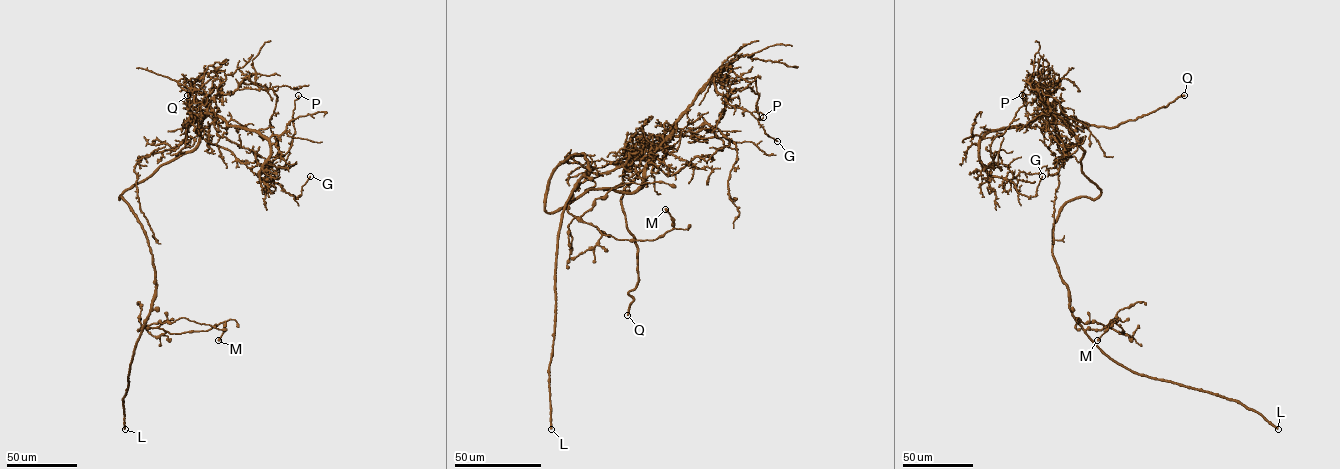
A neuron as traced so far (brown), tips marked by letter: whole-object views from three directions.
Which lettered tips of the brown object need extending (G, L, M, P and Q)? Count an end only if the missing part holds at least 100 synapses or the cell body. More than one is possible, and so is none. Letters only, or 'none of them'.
L, Q

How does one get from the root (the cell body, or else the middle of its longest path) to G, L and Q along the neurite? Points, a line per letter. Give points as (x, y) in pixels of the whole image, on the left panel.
G: (120, 197), (192, 150), (208, 114), (268, 141), (260, 177), (297, 197), (310, 176)
L: (120, 197), (129, 207), (145, 236), (155, 284), (153, 306), (130, 364), (128, 387), (123, 398), (125, 429)
Q: (120, 197), (197, 145), (201, 119), (182, 124), (187, 128), (195, 120), (187, 95)

